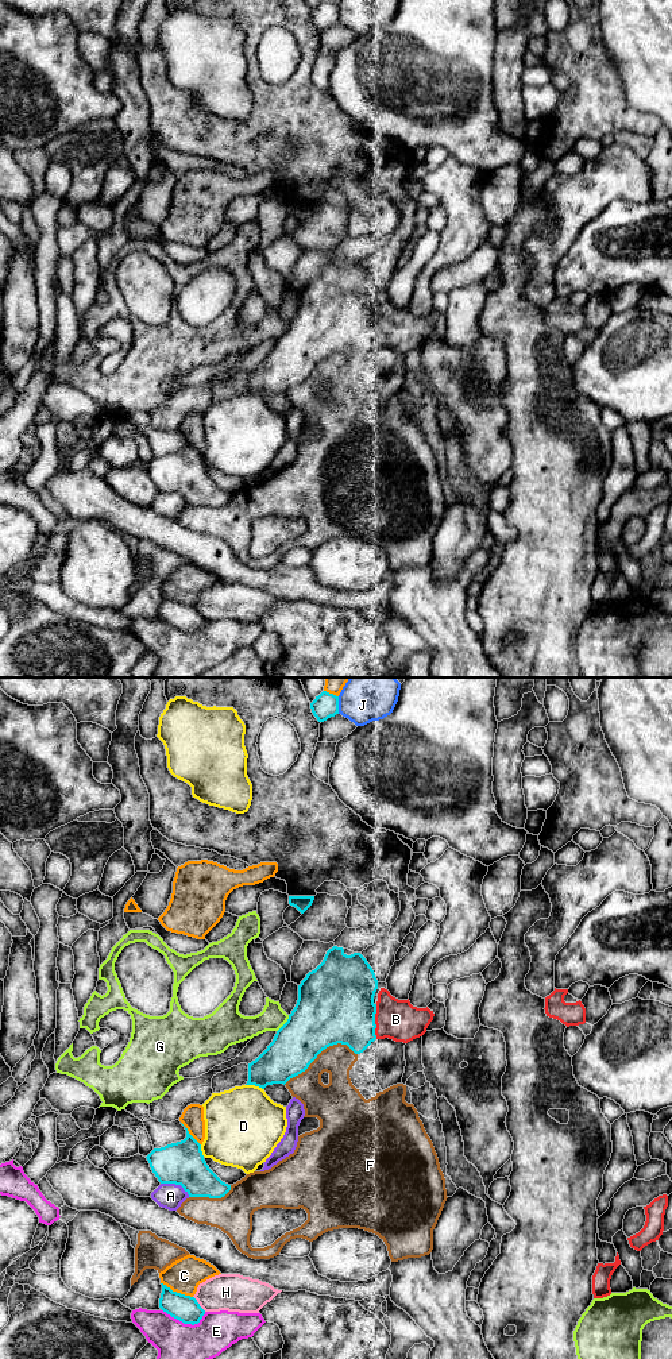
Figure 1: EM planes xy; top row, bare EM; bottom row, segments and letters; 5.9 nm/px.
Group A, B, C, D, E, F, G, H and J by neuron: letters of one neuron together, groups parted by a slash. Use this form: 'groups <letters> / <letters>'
groups A / B / C / D / E / F / G / H / J

